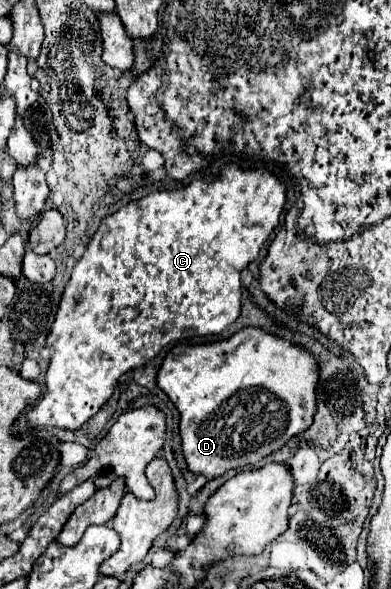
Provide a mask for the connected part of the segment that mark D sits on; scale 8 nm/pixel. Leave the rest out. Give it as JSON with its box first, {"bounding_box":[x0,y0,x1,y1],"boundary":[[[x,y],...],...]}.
{"bounding_box":[156,327,318,479],"boundary":[[[244,327],[224,341],[174,345],[164,359],[156,381],[180,411],[182,449],[190,471],[214,479],[228,469],[256,465],[266,455],[284,447],[288,439],[306,431],[316,413],[318,379],[316,361],[308,351],[304,351],[304,347],[296,347],[294,343],[266,333],[260,327]]]}

